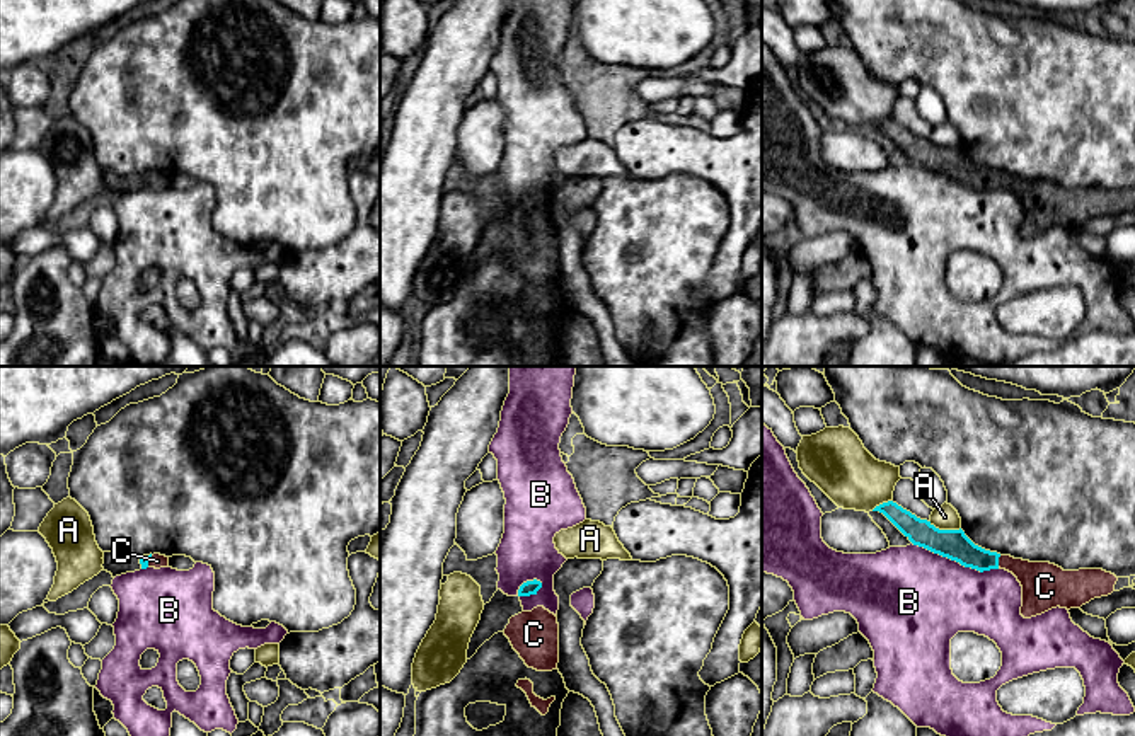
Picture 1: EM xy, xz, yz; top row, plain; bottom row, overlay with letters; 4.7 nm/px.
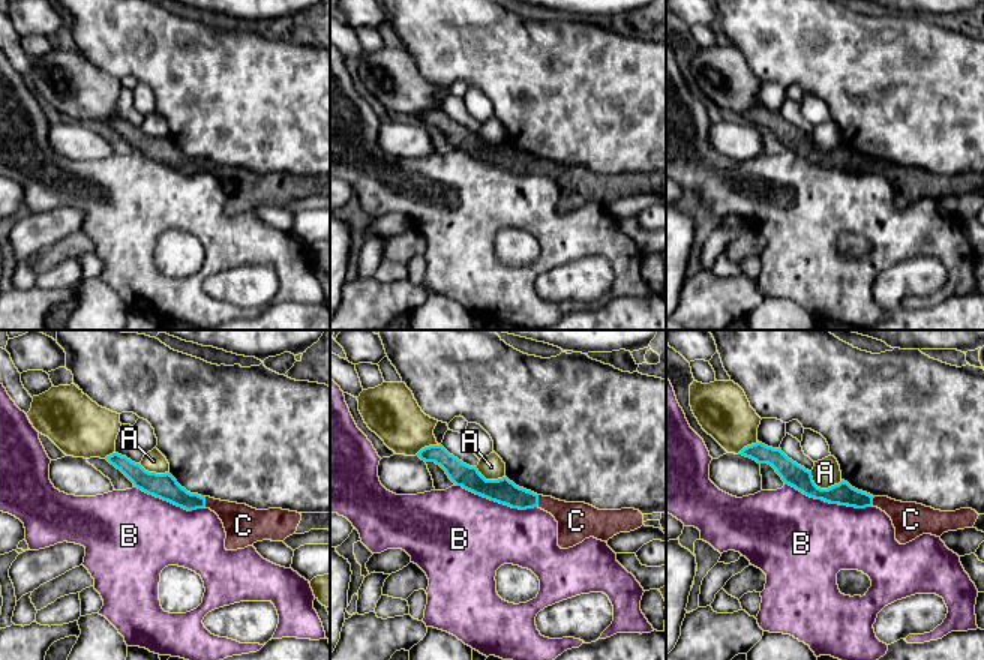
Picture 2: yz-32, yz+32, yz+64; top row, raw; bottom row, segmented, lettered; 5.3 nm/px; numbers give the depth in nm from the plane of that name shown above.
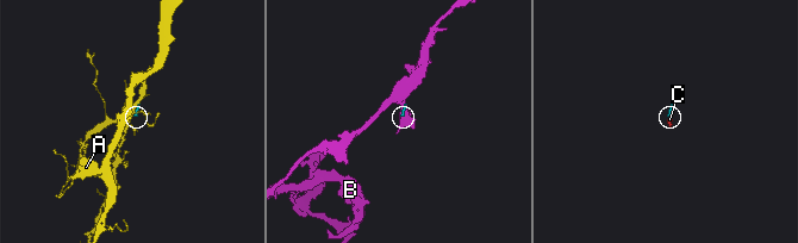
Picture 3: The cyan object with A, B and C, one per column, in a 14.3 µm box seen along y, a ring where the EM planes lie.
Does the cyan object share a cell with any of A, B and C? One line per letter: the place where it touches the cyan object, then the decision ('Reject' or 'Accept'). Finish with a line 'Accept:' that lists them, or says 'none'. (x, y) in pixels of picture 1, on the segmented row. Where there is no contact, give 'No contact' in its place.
A: Touches cyan at yz (944, 530). Reject
B: Touches cyan at yz (956, 561). Reject
C: Touches cyan at yz (997, 561). Accept
Accept: C

